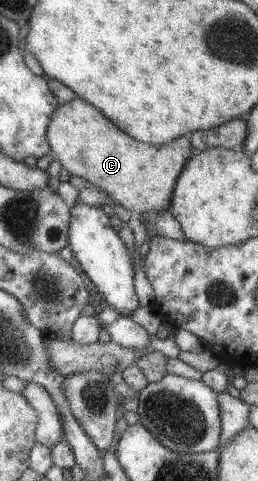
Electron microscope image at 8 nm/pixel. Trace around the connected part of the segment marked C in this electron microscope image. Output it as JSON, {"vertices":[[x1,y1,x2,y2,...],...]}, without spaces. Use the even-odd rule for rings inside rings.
{"vertices":[[81,97,60,102,50,117,45,130,45,139,51,148,51,154,68,174,81,176,100,191,104,191,114,202,122,205,131,213,141,214,148,210,158,210,160,213,169,207,172,189,176,179,183,169,184,163,193,155,192,145,184,136,176,137,170,144,152,146,124,134,113,122,110,122,97,108,88,104]]}

